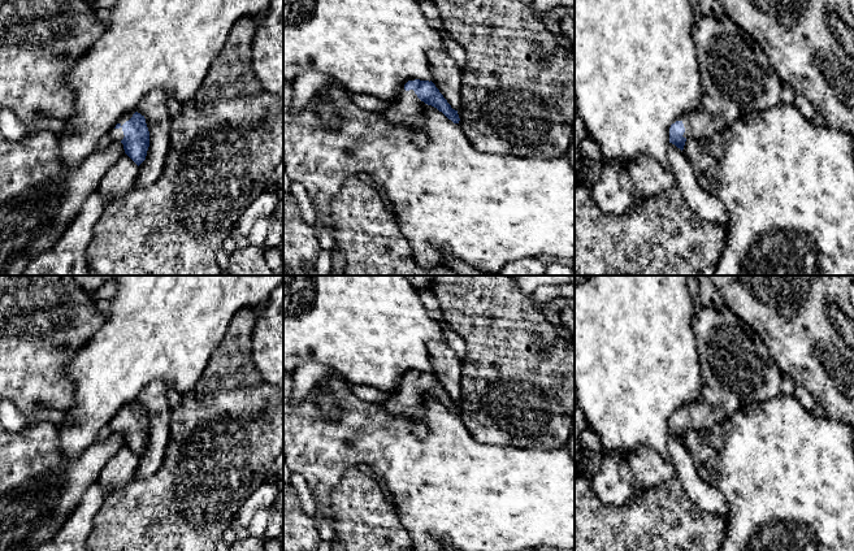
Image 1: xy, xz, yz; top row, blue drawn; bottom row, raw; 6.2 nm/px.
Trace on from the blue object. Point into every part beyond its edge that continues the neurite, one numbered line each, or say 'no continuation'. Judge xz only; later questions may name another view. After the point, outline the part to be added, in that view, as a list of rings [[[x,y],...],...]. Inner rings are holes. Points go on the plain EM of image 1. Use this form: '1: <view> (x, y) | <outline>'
1: xz (407, 400) | [[[404,381],[382,405],[389,412],[406,417],[424,417],[426,415],[422,396],[413,381]]]

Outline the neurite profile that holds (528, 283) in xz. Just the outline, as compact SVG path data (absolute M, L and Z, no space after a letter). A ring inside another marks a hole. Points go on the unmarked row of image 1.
M512 276L525 295L533 298L536 288L542 286L562 286L575 282L575 276Z

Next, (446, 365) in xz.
M443 340L426 344L430 356L432 373L447 391L452 400L460 399L461 360Z

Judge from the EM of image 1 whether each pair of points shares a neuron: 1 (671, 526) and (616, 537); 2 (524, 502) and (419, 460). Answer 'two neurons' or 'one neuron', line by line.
1: one neuron
2: one neuron

